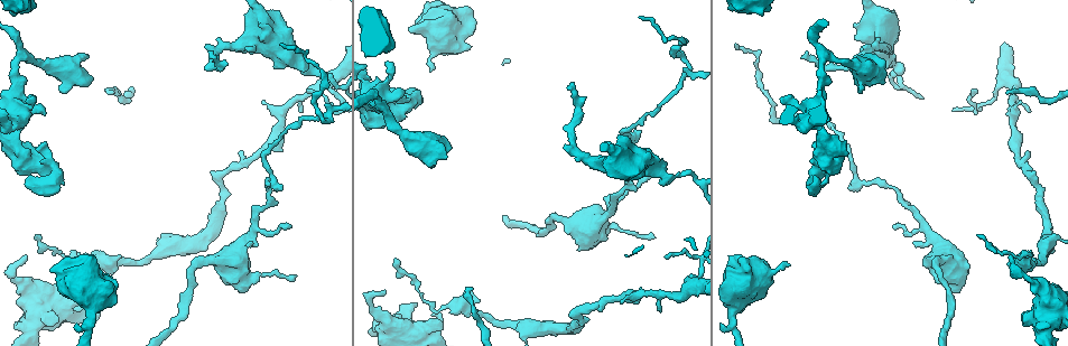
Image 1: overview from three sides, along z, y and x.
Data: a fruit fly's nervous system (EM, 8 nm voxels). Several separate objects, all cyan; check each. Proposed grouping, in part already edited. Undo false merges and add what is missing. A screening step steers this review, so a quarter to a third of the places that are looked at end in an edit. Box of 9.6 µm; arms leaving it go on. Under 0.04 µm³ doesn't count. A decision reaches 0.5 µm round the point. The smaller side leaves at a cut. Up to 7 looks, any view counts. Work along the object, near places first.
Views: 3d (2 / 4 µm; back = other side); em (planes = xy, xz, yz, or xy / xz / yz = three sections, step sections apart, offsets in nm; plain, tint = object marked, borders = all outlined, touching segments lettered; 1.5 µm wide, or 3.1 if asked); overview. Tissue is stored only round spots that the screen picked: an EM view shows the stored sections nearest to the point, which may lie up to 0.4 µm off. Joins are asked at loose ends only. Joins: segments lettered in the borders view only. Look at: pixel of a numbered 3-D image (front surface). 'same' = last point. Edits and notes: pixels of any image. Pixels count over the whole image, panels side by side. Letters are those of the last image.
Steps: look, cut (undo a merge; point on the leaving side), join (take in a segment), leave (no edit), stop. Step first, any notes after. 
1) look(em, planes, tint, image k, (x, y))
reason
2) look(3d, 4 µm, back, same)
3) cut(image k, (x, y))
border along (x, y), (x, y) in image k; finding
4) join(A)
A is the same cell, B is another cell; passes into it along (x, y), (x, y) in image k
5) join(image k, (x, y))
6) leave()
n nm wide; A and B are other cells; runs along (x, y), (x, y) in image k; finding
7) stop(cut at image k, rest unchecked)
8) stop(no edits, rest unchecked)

look(em, xy, step 8, tint, image 1, (276, 13))
thick end

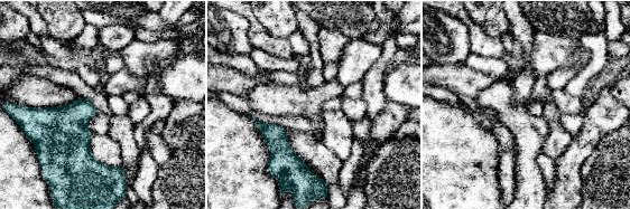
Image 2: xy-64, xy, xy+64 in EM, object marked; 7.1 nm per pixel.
look(em, planes, borders, same)
another direction

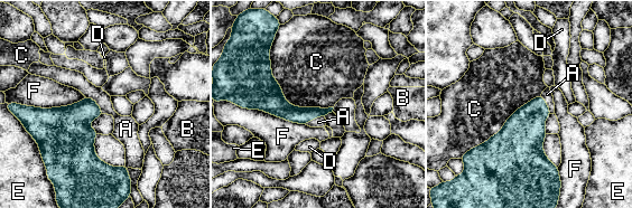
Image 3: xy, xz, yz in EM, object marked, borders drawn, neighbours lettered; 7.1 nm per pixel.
leave()
A, B, C, D, E and F are other cells; border along (269, 48), (289, 103), (333, 107) in image 3; no lettered segment goes on from it

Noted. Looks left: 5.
look(em, planes, borders, image 1, (192, 269))
sharp bend

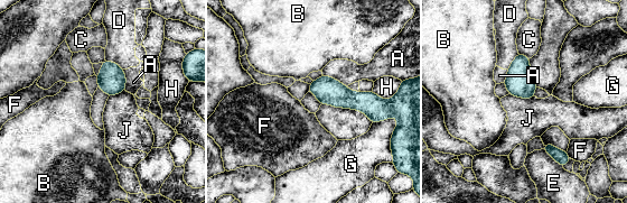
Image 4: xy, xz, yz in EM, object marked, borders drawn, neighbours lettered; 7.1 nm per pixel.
leave()
A, B, C, D, E, F, G, H and J are other cells; border along (508, 93), (523, 98), (534, 97) in image 4; all the same cell

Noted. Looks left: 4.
look(em, xy, step 4, borders, image 1, (402, 93))

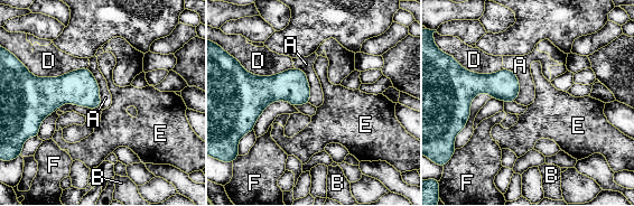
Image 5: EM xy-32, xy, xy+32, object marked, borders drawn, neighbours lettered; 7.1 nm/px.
look(em, planes, borders, same)

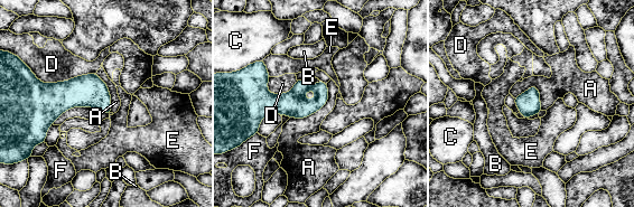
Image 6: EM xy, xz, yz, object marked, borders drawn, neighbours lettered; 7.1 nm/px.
leave()
A, B, C, D, E and F are other cells; runs along (253, 91), (266, 103), (325, 96) in image 6; none of them fits

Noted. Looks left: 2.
stop(no edits, rest unchecked)

